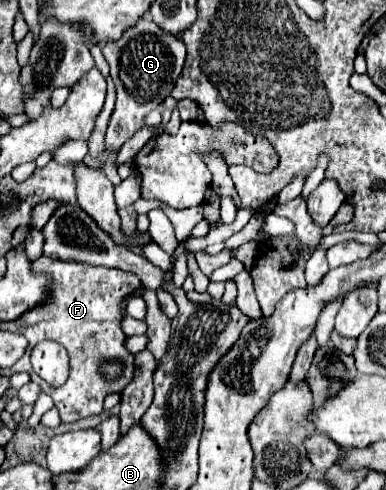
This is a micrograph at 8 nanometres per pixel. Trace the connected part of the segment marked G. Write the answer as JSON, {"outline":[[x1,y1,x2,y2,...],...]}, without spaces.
{"outline":[[144,18,140,20,140,24,136,24,136,28,124,32,124,36,114,44,104,44,102,52,110,64,110,76,118,88,116,108,106,132,106,150,120,150,120,146,128,138,132,138,138,128,144,126,144,116,150,110,158,108,166,96,170,96,182,72,186,50,182,40,160,32,160,28,152,24,152,20]]}

